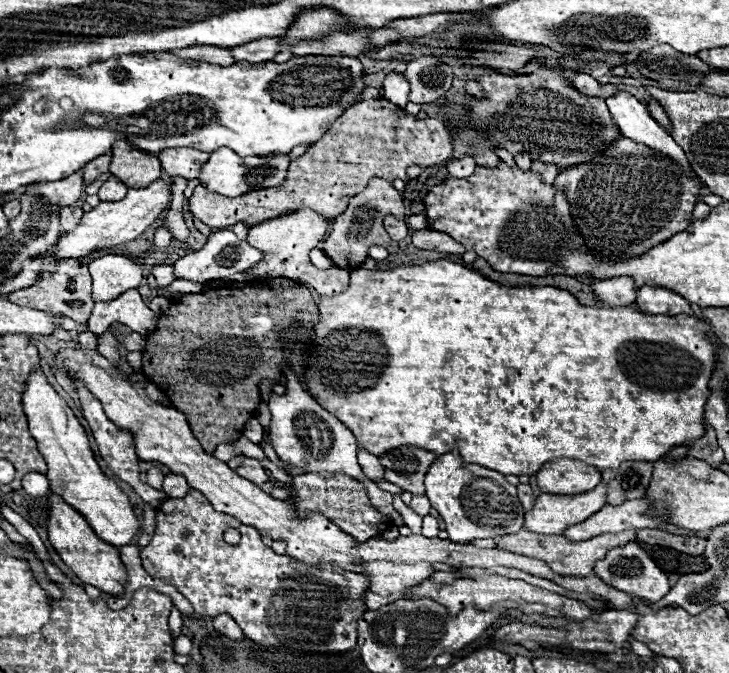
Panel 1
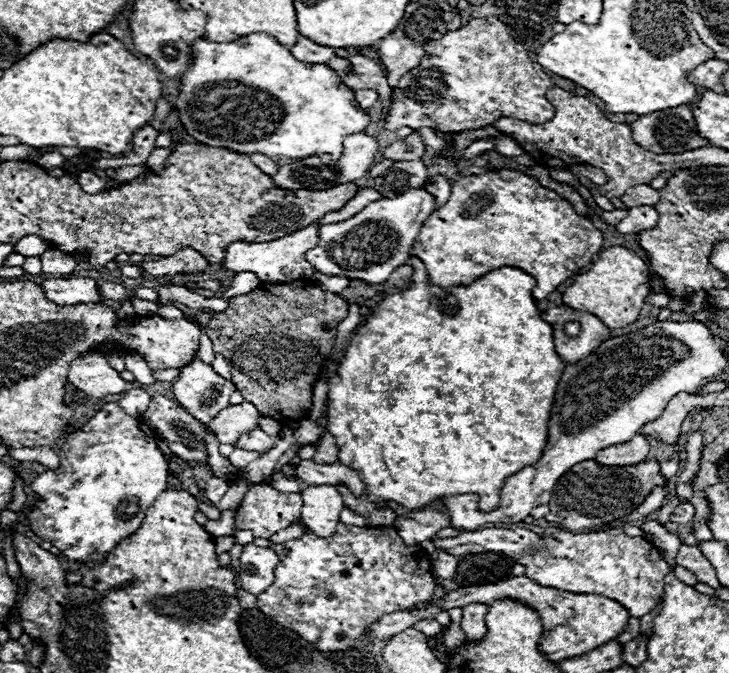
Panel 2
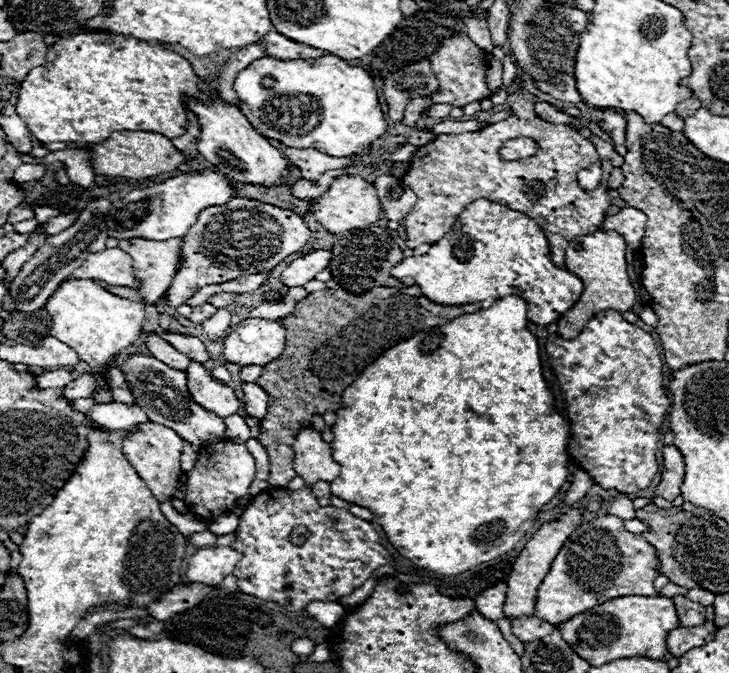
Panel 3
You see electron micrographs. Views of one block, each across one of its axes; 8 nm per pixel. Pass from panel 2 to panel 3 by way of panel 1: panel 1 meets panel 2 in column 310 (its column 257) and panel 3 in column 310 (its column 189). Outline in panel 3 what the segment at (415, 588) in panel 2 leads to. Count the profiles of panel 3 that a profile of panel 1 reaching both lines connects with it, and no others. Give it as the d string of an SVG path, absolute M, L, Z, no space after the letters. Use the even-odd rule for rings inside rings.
M266 488L258 496L254 496L244 510L238 530L234 532L232 550L242 554L236 570L232 572L238 580L238 590L262 600L276 602L280 606L288 604L288 610L298 612L304 610L310 600L330 600L338 602L342 596L354 592L360 584L364 584L372 572L392 560L390 552L380 544L378 534L374 532L372 524L352 516L348 510L334 508L334 506L320 506L310 490L286 490L286 488ZM296 526L308 528L308 538L302 544L294 544L290 540L290 532Z

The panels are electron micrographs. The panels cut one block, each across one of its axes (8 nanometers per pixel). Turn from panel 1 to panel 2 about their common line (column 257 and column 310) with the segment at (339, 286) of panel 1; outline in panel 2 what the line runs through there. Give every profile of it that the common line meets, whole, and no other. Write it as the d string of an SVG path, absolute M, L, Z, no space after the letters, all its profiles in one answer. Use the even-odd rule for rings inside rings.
M312 224L294 234L282 236L278 240L270 240L270 242L232 242L224 252L224 260L220 262L220 266L234 274L254 272L262 282L272 282L272 284L310 278L316 270L304 258L304 252L318 244L318 228L320 228L318 224Z

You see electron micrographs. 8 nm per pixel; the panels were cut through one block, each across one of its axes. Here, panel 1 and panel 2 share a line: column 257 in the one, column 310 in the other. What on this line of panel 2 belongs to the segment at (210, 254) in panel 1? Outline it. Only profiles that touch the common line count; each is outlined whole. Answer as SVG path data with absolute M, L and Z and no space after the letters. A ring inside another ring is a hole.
M424 188L408 190L408 194L396 198L376 200L344 222L320 226L318 246L308 250L304 256L312 268L322 274L346 276L350 280L358 278L368 284L382 284L398 266L406 264L410 248L432 210L434 196Z

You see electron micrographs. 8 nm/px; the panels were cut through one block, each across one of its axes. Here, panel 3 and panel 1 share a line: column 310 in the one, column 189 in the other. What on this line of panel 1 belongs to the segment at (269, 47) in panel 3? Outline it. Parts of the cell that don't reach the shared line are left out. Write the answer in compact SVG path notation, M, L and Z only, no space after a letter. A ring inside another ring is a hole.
M190 46L190 48L180 48L174 50L176 56L180 58L190 58L190 60L202 60L208 64L220 64L220 66L232 66L236 60L232 58L230 50L226 48L216 48L216 46Z

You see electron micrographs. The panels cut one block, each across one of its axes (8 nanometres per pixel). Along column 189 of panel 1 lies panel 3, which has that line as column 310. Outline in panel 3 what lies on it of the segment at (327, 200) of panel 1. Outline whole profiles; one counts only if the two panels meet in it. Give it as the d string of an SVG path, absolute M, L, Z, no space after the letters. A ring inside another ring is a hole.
M338 176L322 196L310 200L310 212L328 232L340 234L340 232L354 230L354 228L370 228L374 222L380 220L382 204L380 204L376 188L364 178Z

